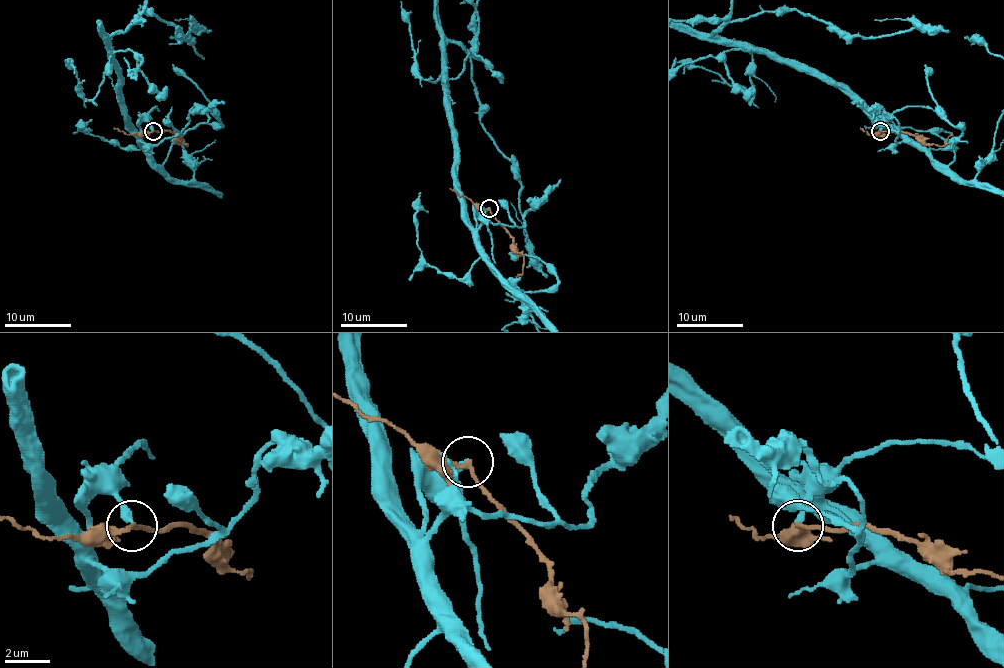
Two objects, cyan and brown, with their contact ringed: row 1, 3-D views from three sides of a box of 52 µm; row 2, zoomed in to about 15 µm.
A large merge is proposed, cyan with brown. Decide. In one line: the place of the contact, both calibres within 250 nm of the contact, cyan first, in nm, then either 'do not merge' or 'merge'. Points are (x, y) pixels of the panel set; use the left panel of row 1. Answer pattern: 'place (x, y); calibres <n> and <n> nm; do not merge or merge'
place (153, 131); calibres 280 and 200 nm; do not merge

